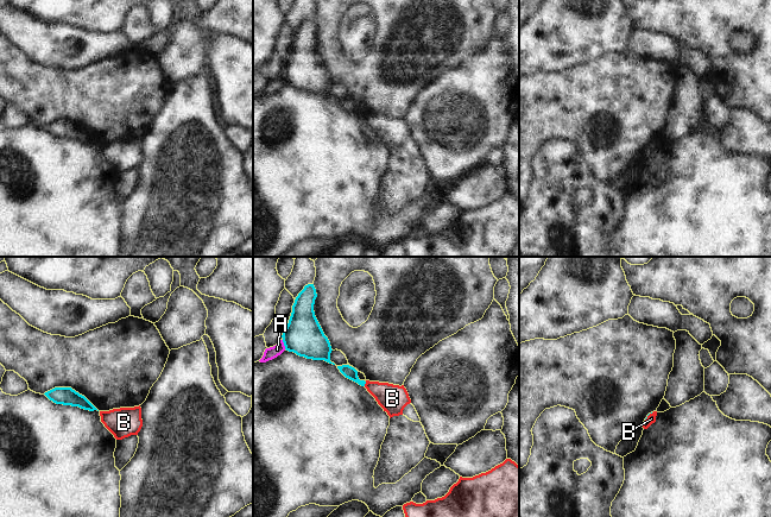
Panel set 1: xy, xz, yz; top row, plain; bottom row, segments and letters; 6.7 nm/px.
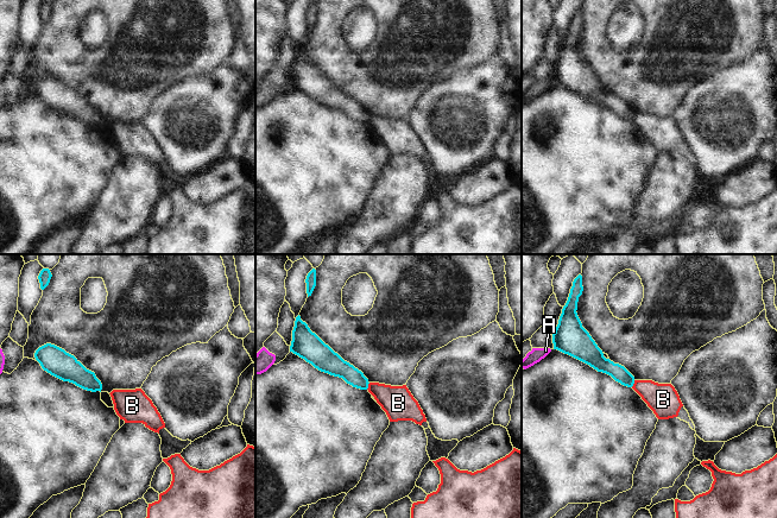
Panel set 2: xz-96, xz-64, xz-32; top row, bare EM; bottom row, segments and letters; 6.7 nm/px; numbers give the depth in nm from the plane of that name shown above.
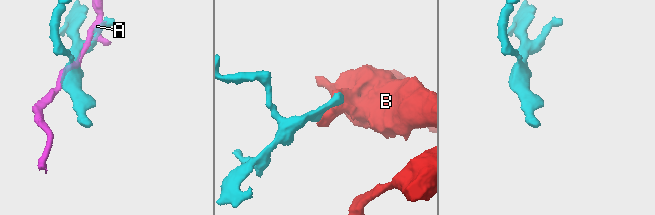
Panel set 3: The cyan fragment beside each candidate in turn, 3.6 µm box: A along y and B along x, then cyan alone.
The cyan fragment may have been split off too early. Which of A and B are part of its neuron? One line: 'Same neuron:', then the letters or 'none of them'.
Same neuron: none of them.

